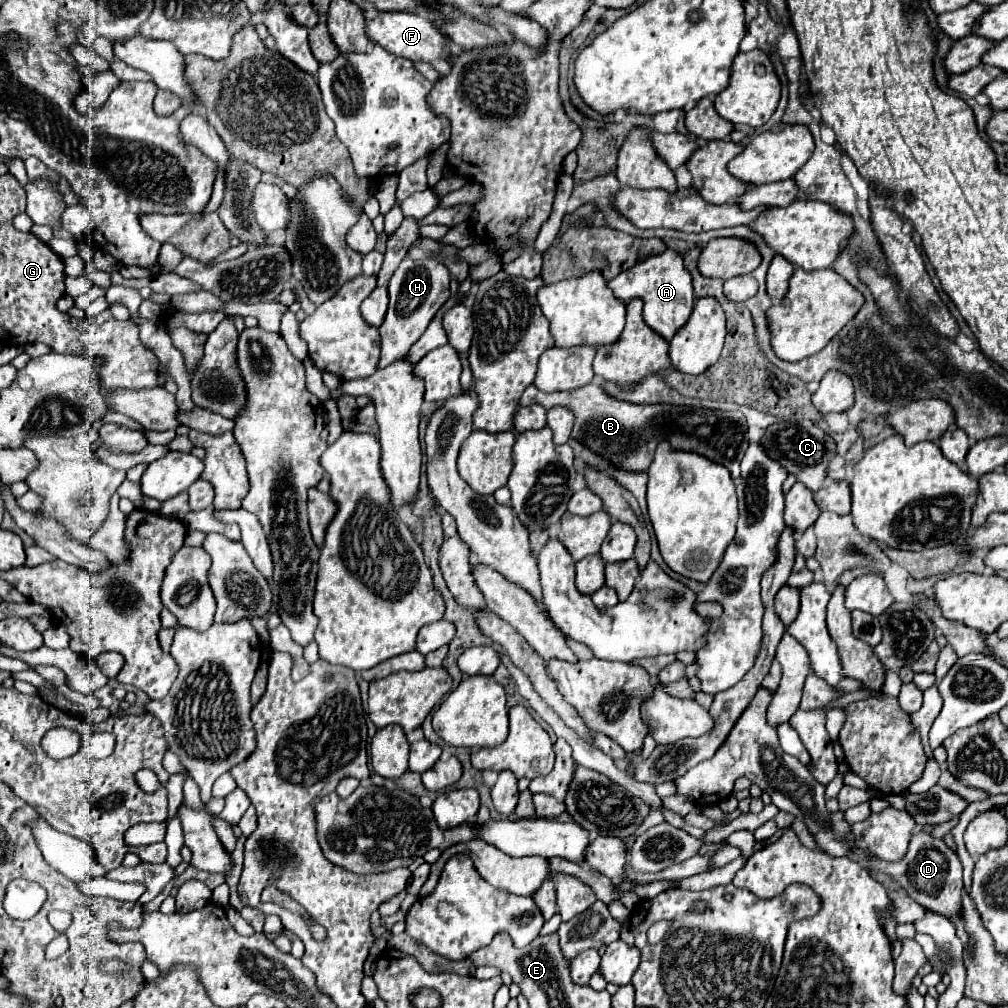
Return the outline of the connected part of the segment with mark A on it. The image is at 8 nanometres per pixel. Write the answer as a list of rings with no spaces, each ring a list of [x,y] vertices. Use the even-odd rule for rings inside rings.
[[[665,250],[663,254],[651,256],[627,272],[621,272],[617,278],[609,282],[609,288],[615,292],[615,296],[623,302],[629,302],[631,298],[641,298],[643,304],[643,320],[647,326],[651,326],[657,334],[661,334],[665,340],[671,340],[679,326],[687,322],[691,310],[693,310],[693,286],[691,286],[691,274],[683,264],[683,256],[675,250]]]

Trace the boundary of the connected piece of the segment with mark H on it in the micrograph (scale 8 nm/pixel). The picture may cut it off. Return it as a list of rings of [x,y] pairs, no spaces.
[[[405,258],[389,280],[389,310],[379,328],[381,332],[381,360],[379,368],[403,358],[409,348],[419,340],[419,336],[429,326],[431,318],[451,296],[449,292],[449,270],[441,262],[423,262]]]

